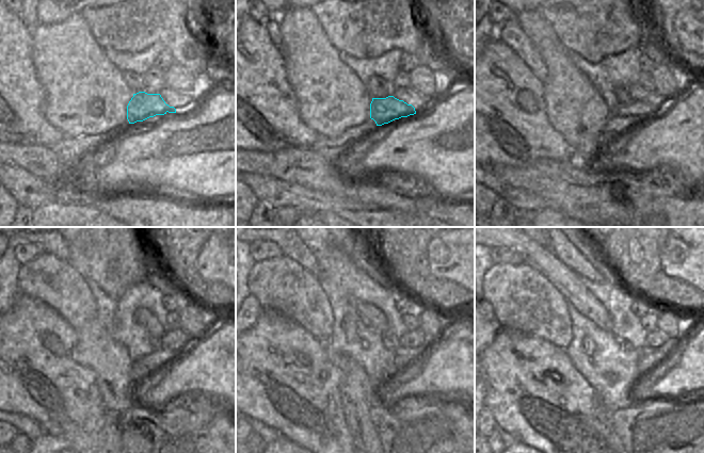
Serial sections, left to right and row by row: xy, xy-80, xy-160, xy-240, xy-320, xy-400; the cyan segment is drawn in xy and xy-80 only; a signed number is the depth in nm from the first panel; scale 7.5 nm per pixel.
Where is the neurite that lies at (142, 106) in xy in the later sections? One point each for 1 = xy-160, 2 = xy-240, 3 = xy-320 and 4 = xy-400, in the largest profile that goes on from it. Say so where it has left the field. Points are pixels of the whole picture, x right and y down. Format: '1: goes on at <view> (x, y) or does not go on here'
1: goes on at xy-160 (646, 108)
2: goes on at xy-240 (176, 340)
3: goes on at xy-320 (416, 338)
4: goes on at xy-400 (655, 339)

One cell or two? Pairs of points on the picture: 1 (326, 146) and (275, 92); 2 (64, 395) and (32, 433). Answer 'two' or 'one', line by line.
1: two
2: two

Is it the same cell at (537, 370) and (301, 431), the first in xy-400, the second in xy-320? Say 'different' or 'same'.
same

